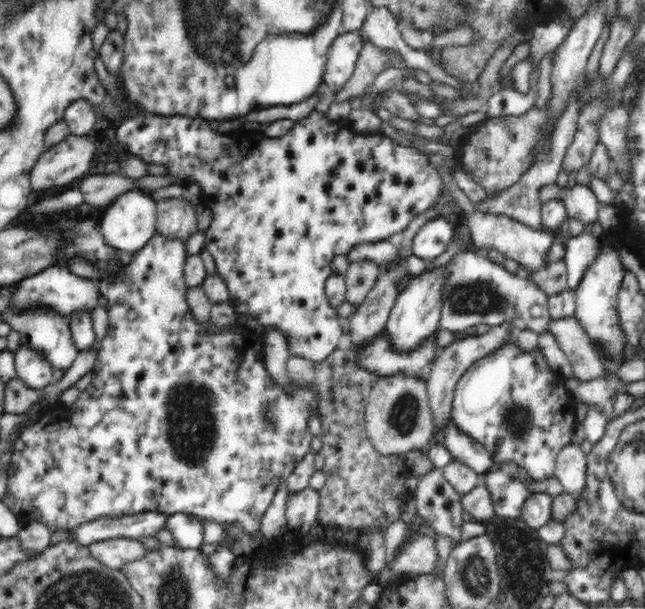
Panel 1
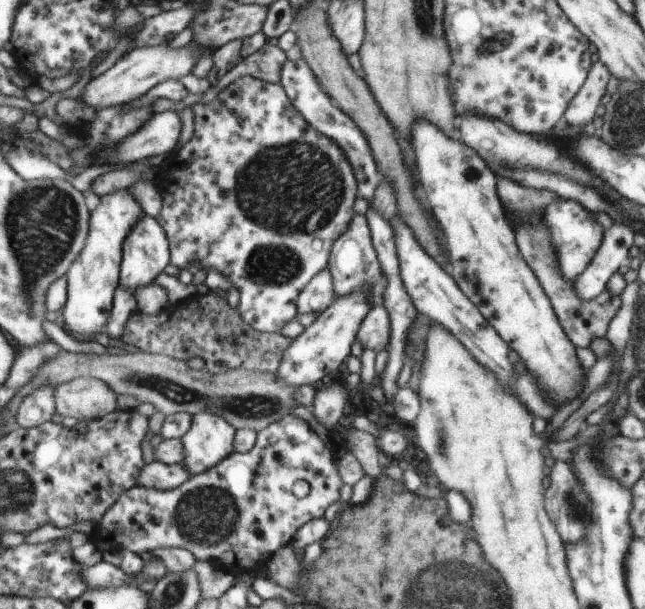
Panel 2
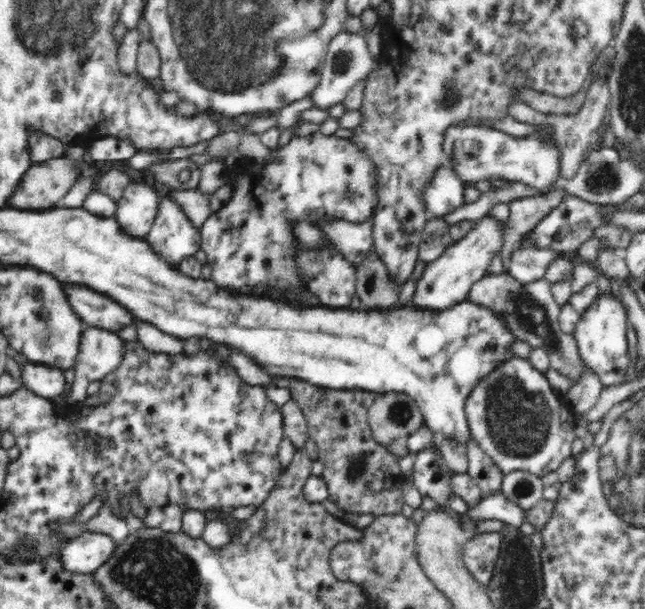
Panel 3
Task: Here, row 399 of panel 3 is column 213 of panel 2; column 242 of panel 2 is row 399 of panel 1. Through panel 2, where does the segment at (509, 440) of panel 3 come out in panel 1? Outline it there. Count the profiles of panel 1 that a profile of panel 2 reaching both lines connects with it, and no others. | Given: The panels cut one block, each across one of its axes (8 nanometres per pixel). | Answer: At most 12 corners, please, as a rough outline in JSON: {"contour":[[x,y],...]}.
{"contour":[[539,348],[457,380],[451,420],[499,466],[554,475],[578,423]]}

